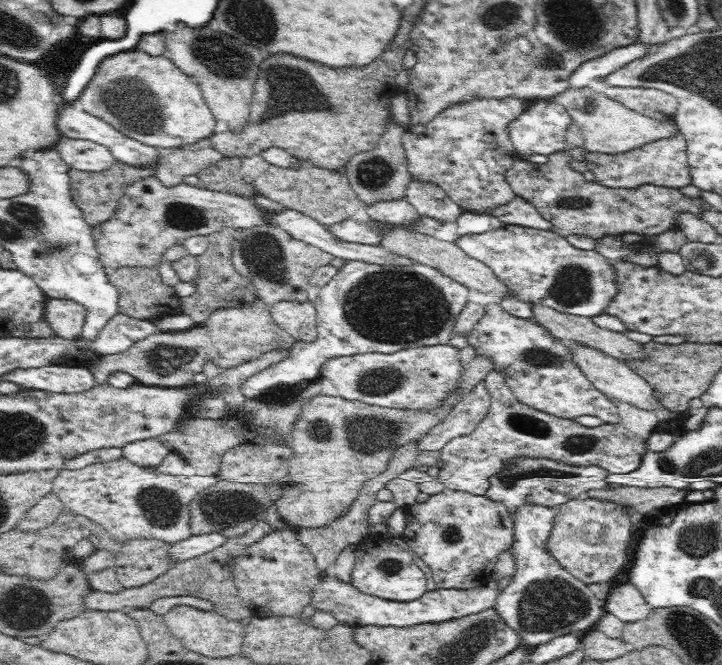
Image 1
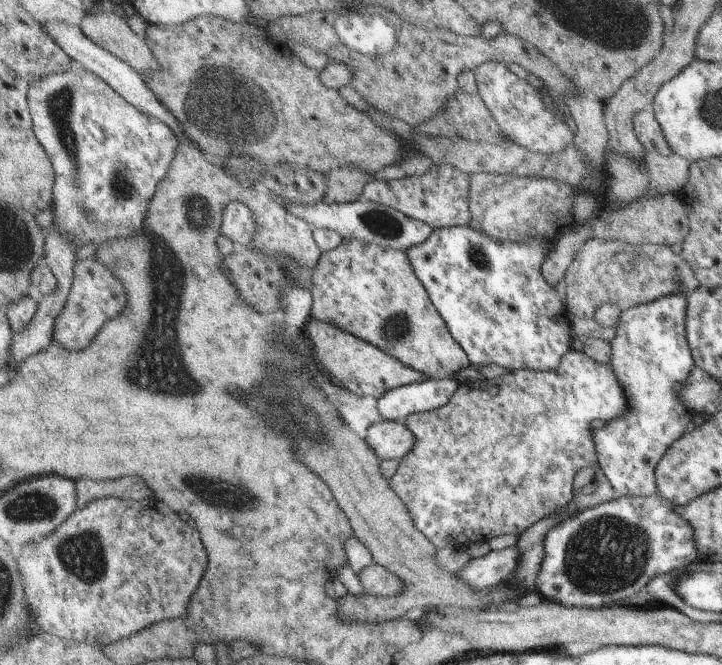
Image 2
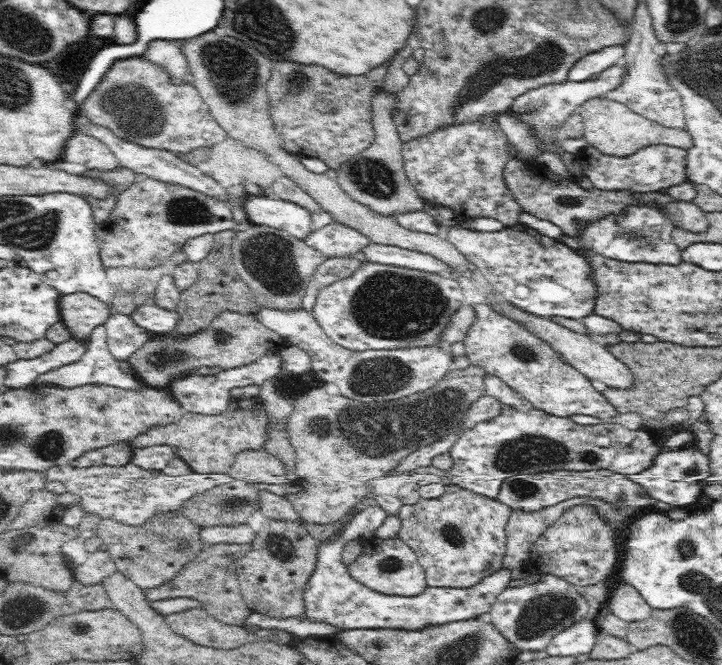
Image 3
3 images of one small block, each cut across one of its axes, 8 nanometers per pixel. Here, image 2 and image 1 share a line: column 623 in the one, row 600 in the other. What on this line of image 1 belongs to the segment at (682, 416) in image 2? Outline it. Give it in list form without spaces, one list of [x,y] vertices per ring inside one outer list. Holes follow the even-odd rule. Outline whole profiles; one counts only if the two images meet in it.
[[[334,578],[322,580],[313,591],[312,601],[318,610],[331,612],[336,620],[356,627],[361,626],[389,626],[409,627],[424,623],[441,623],[458,617],[478,614],[483,610],[495,608],[499,591],[497,582],[491,581],[482,587],[469,590],[437,589],[427,591],[418,600],[406,603],[398,603],[394,600],[386,600],[370,596],[354,589],[352,584],[338,583]]]

